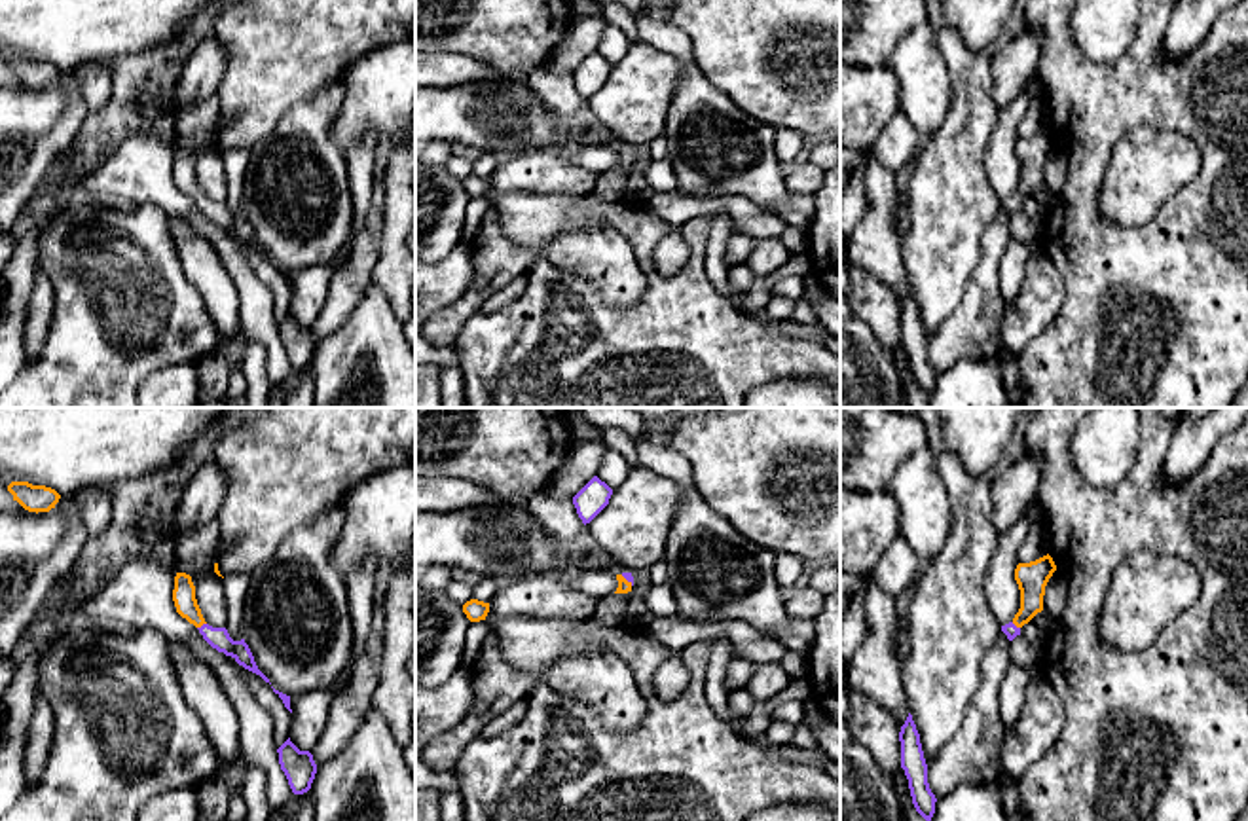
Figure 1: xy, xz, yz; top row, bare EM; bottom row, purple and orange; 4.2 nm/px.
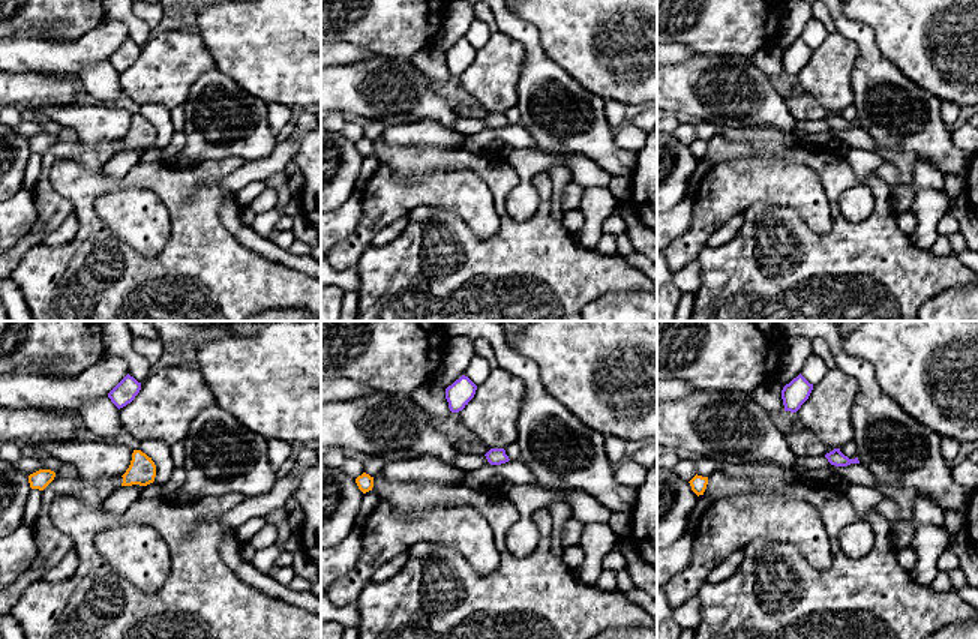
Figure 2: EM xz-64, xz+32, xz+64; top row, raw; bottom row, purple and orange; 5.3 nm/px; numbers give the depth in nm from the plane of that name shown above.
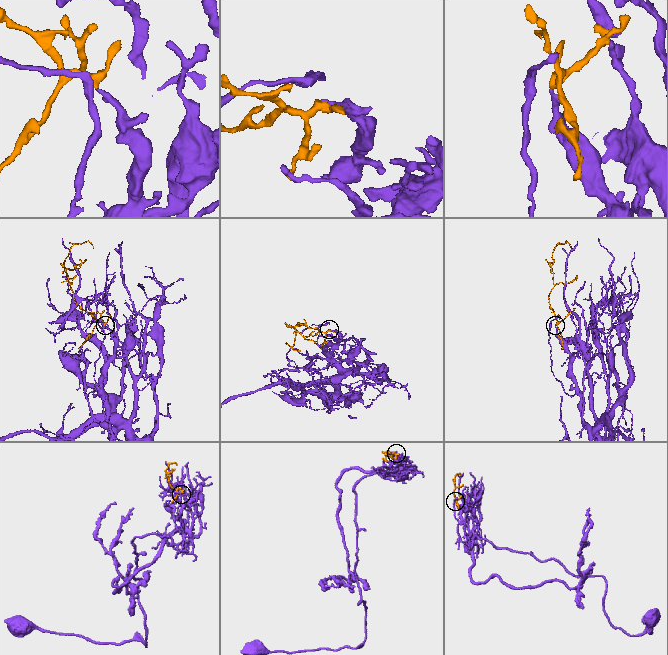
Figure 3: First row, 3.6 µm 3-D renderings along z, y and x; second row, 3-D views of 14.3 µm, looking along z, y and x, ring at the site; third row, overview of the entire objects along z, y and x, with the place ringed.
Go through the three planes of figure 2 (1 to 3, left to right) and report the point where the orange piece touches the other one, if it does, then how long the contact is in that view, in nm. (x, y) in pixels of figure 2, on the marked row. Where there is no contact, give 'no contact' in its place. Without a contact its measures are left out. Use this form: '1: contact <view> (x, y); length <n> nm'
1: no contact
2: no contact
3: no contact

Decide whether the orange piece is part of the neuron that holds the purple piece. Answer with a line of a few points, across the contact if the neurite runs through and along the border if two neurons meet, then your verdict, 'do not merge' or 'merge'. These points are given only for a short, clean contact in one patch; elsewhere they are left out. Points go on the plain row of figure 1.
xy (219, 213), (203, 200), (186, 182), (184, 175) | merge

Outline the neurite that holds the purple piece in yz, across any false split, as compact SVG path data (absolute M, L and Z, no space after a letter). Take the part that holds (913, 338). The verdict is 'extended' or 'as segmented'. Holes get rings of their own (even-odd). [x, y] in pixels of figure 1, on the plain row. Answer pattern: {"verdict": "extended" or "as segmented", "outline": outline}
{"verdict": "as segmented", "outline": "M910 288L905 300L901 301L899 317L901 317L901 343L905 345L905 351L908 355L912 379L916 387L929 398L935 389L937 374L927 358L927 339L920 319L920 309L916 305Z"}

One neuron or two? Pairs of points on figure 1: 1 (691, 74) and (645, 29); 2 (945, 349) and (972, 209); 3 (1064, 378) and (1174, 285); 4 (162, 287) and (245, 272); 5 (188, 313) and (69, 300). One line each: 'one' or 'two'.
1: one
2: two
3: one
4: two
5: one

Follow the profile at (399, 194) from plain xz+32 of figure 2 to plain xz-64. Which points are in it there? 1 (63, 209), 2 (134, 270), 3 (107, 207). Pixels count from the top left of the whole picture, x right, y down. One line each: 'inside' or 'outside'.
1: inside
2: outside
3: inside

